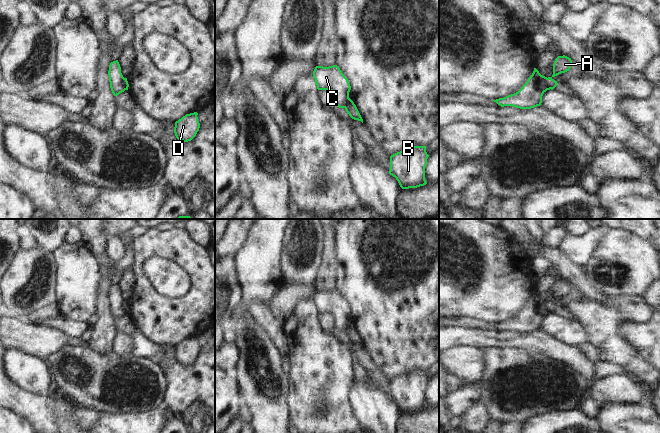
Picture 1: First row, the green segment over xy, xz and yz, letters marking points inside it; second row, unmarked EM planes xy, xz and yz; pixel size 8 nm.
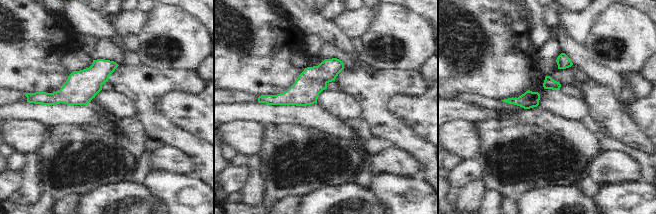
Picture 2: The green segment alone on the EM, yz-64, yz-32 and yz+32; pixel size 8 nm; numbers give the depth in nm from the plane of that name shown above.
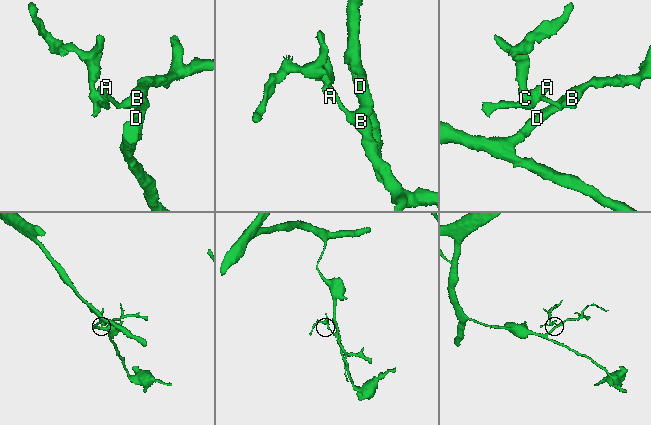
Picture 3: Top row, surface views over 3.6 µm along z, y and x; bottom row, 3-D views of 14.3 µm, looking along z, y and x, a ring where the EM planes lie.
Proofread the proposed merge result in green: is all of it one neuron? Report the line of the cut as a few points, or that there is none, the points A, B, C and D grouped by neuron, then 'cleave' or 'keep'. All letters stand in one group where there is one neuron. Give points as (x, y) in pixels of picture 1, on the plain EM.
cut yz (546, 301), (544, 309), (549, 313); groups A C / B D; cleave

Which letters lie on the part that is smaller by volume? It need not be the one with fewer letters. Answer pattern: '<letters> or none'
A, C

